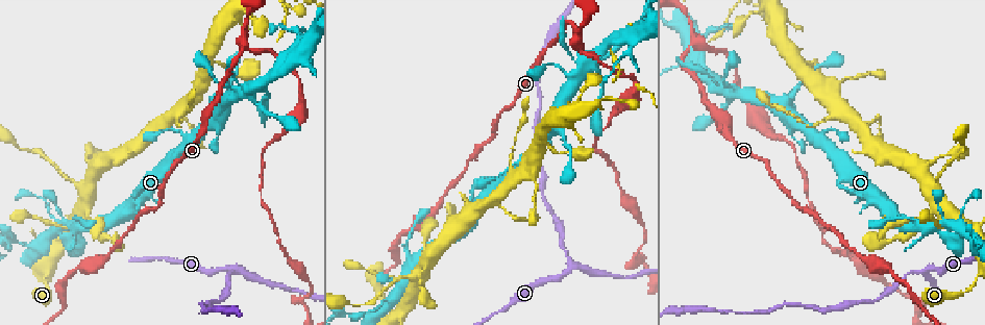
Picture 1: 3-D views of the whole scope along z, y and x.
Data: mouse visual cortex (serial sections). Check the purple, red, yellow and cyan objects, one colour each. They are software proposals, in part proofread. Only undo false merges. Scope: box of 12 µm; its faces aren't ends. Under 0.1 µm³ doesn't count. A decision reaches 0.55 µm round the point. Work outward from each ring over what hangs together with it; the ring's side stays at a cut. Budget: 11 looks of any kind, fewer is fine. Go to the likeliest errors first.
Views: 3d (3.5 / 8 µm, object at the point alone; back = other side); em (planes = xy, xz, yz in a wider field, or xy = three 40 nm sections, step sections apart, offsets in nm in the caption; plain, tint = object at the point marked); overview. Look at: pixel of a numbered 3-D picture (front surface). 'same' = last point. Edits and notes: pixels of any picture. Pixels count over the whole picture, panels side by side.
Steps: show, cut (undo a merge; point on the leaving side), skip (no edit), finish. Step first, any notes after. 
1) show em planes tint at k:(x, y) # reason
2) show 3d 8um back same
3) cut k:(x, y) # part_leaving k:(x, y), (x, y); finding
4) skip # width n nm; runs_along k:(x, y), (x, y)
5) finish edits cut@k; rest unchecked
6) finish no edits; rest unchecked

show 3d 3.5um at 1:(13, 239) # thick turns thin

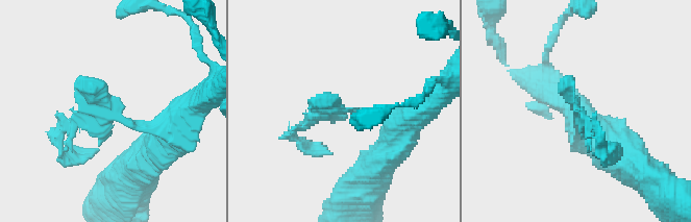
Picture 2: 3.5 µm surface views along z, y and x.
show em xy step 5 tint at 2:(348, 112) # need the tissue

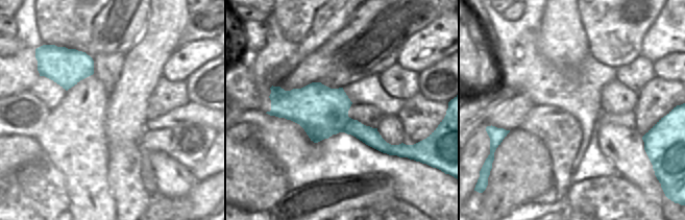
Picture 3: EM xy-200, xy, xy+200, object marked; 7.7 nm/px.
skip # continuous, no second cell

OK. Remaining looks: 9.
show 3d 3.5um back at 1:(730, 91) # small branch off a trunk

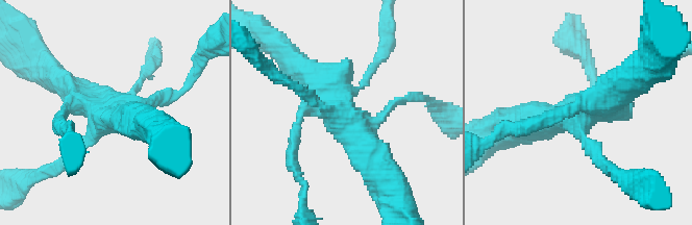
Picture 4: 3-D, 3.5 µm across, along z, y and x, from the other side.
show em xy step 1 tint at 4:(580, 118)

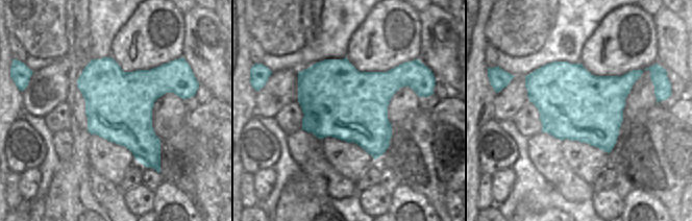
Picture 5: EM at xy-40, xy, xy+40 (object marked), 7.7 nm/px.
skip # all the same cell

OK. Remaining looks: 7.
show em xy step 1 tint at 1:(567, 267) # three-way junction

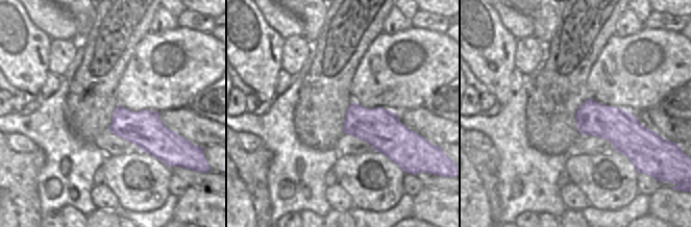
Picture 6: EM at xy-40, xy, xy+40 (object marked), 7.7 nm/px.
show 3d 3.5um same # wider look

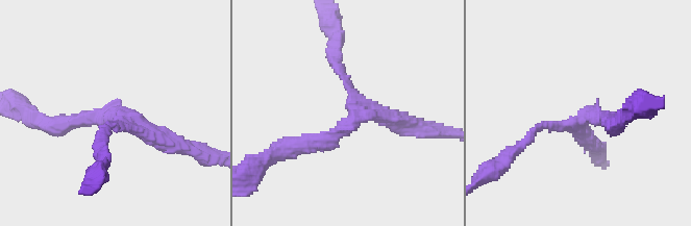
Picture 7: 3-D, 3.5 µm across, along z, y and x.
skip # arm_widths 100, 250, 250 nm; continuous, no second cell

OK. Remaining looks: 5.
show em xy step 3 tint at 1:(694, 44) # narrows sharply

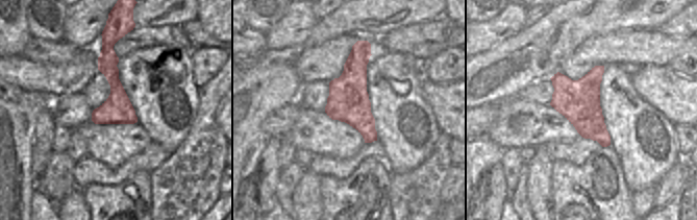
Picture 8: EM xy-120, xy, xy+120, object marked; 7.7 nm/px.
show 3d 3.5um same # wider look

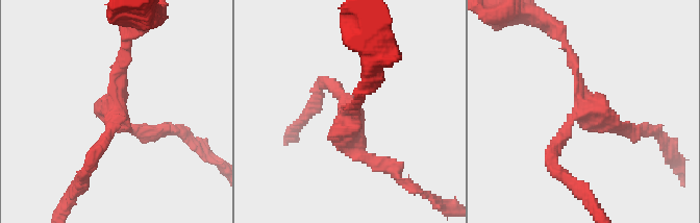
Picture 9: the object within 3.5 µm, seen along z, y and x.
skip # arms 3; arm_widths 150, 150, 200 nm; runs_along 9:(321, 85), (349, 101), (349, 130), (378, 166); one cell here

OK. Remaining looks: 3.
finish no edits; rest unchecked

